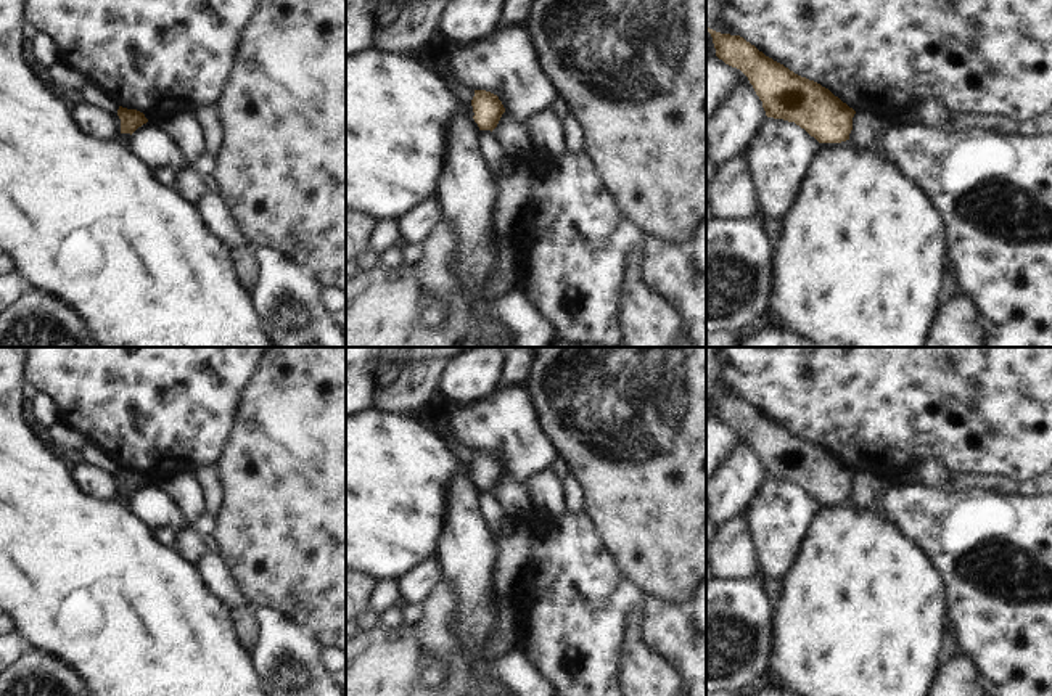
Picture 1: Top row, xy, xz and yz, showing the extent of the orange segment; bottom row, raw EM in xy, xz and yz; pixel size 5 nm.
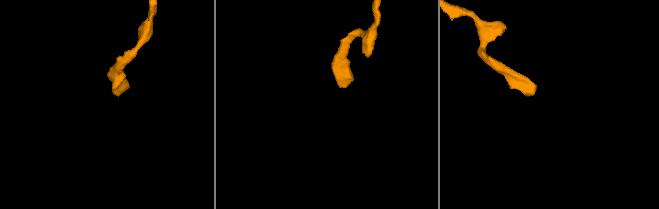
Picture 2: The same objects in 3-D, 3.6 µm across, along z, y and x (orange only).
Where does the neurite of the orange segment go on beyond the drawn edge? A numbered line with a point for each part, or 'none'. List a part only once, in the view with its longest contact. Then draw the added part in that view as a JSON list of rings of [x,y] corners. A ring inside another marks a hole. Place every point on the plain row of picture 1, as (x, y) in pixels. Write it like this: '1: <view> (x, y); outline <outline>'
none

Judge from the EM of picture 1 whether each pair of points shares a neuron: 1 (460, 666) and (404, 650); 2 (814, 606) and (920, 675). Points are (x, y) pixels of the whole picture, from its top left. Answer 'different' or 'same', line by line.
1: same
2: same

